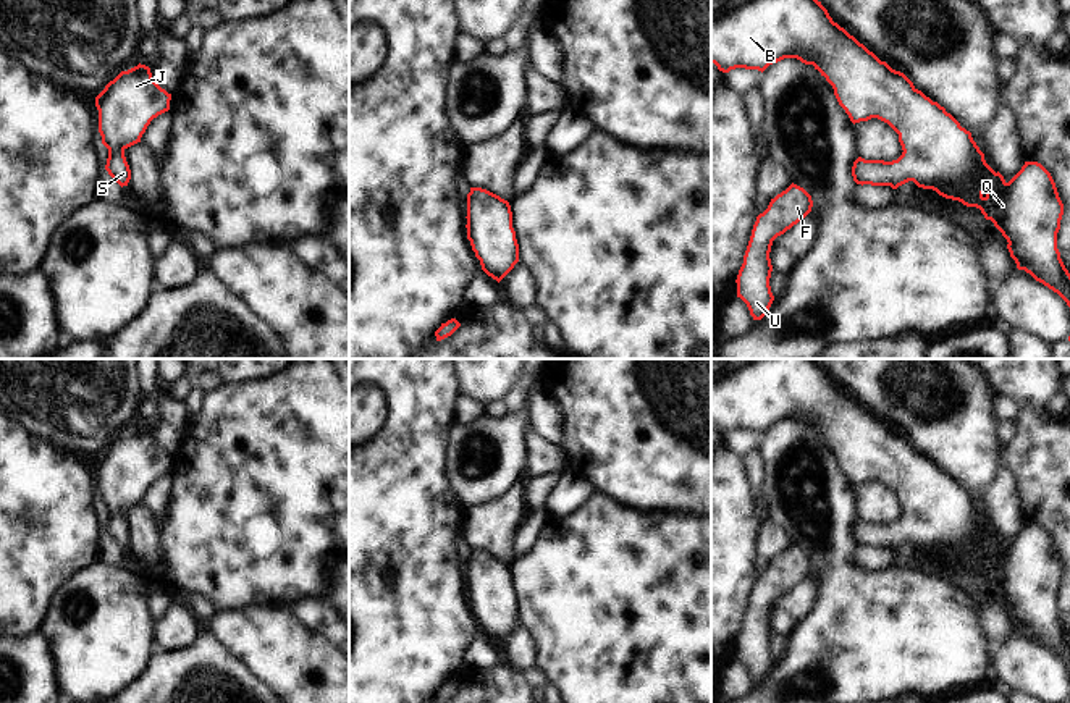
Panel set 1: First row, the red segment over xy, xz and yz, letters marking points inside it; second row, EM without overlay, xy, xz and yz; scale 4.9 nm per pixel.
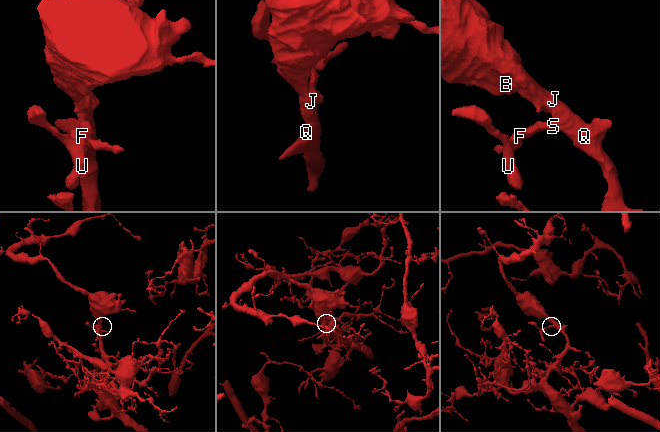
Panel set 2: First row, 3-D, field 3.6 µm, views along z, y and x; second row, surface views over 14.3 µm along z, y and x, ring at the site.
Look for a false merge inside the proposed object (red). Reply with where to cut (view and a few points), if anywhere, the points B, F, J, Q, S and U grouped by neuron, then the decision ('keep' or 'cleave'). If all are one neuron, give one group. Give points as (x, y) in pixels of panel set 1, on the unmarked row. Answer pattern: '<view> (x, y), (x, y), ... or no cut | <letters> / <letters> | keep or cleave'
no cut | B F J Q S U | keep

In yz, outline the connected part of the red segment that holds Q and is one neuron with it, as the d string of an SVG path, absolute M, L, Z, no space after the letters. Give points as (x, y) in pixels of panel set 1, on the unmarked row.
M711 359L711 425L719 433L735 430L765 433L784 420L797 420L826 440L850 483L878 480L897 496L902 517L897 522L865 522L852 528L857 546L899 548L913 543L918 549L981 572L986 582L1007 601L1007 611L1018 632L1057 655L1070 669L1070 635L1057 611L1057 595L1064 577L1051 535L1038 524L1025 524L1007 545L984 522L971 495L933 464L900 433L892 431L873 414L832 383L816 359Z

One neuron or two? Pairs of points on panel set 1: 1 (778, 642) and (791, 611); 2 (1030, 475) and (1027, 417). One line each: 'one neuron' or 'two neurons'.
1: two neurons
2: one neuron

